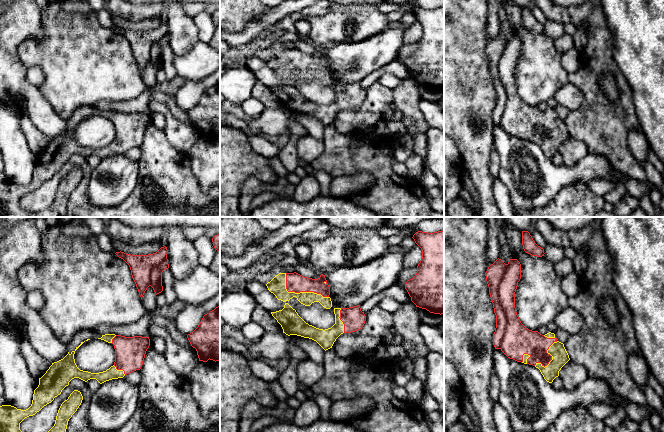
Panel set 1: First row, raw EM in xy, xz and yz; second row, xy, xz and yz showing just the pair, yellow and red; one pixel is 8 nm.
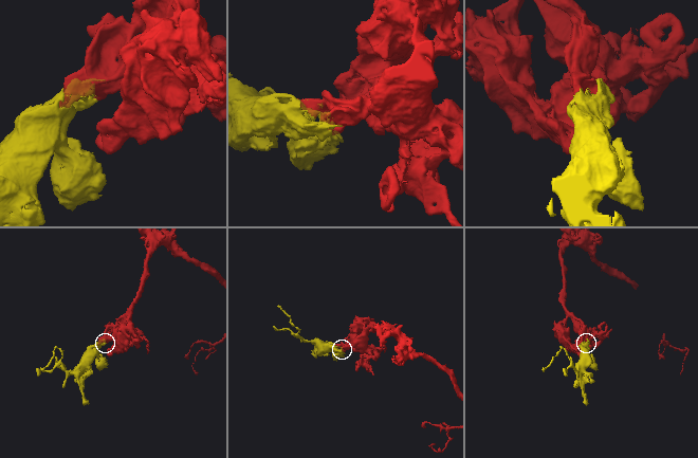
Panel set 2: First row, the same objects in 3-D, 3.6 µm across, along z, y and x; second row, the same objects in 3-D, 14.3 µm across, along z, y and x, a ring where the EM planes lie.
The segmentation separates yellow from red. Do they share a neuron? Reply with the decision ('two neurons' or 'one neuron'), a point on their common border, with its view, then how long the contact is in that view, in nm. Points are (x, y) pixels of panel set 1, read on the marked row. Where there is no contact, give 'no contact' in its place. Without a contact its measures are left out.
one neuron; contact xz (300, 292); length 400 nm

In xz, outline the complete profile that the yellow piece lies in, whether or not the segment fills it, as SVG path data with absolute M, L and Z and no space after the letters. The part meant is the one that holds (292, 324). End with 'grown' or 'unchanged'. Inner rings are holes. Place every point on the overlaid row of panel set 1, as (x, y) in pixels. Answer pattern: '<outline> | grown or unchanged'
M288 303L282 310L271 312L286 335L297 335L316 341L325 351L332 348L343 333L360 330L366 321L360 305L349 308L334 308L335 324L328 329L319 329L306 323Z | grown

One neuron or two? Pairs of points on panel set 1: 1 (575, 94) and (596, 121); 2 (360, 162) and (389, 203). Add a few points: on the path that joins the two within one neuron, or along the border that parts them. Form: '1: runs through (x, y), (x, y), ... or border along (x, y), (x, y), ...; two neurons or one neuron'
1: border along (569, 82), (583, 94), (582, 104), (574, 111); two neurons
2: runs through (372, 167), (386, 181), (389, 191); one neuron

